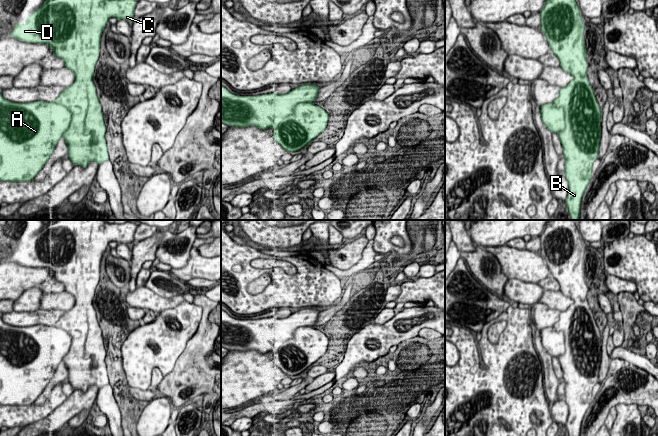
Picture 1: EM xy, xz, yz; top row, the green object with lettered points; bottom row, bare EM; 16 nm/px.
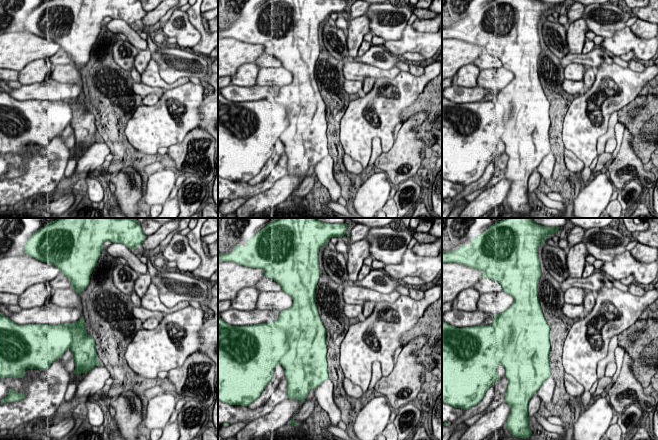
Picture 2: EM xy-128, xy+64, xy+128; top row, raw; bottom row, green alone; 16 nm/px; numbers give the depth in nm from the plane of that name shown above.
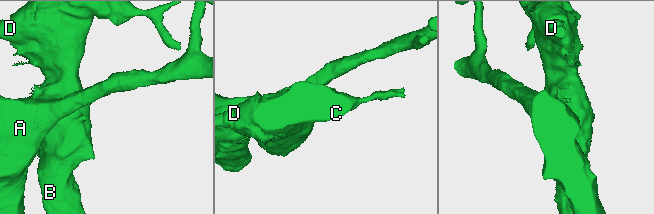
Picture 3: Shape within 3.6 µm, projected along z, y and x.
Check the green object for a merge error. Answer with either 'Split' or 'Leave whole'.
Split

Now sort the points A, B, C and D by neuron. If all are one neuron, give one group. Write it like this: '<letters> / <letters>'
A / B C D

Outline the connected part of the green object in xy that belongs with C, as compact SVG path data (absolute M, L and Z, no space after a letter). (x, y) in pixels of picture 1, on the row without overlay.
M55 220L47 223L39 233L25 244L24 248L17 248L11 257L11 261L22 266L48 268L53 273L53 279L62 283L65 286L65 291L75 298L74 307L66 311L55 325L50 326L59 338L62 338L66 332L72 337L69 352L62 361L68 369L68 381L74 390L80 389L86 392L92 385L101 388L109 384L105 364L104 339L93 307L93 298L99 283L101 259L109 243L111 241L126 245L134 243L136 229L137 225L130 221L124 224L111 224L105 220Z

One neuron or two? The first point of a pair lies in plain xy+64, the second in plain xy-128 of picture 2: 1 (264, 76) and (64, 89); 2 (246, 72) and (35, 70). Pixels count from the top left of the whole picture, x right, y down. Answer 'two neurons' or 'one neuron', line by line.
1: two neurons
2: one neuron

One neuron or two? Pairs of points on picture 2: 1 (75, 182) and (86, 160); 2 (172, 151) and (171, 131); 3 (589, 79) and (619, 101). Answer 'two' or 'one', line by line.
1: one
2: two
3: two

